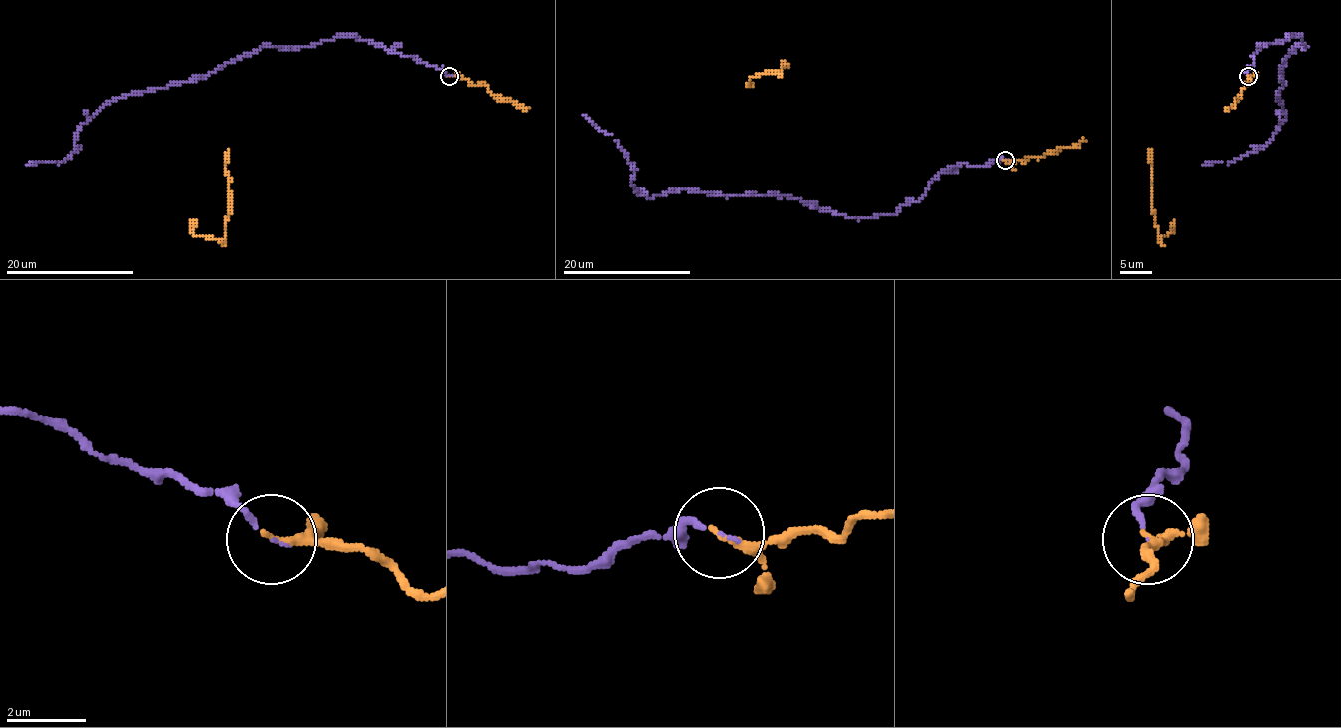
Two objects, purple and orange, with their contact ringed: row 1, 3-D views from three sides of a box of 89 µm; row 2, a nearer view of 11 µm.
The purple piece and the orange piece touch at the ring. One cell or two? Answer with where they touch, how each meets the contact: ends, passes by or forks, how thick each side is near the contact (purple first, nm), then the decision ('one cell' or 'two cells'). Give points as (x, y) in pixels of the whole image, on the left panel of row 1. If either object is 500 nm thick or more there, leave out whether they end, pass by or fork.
place (449, 76); purple ends; orange passes by; calibres 110 and 150 nm; one cell

